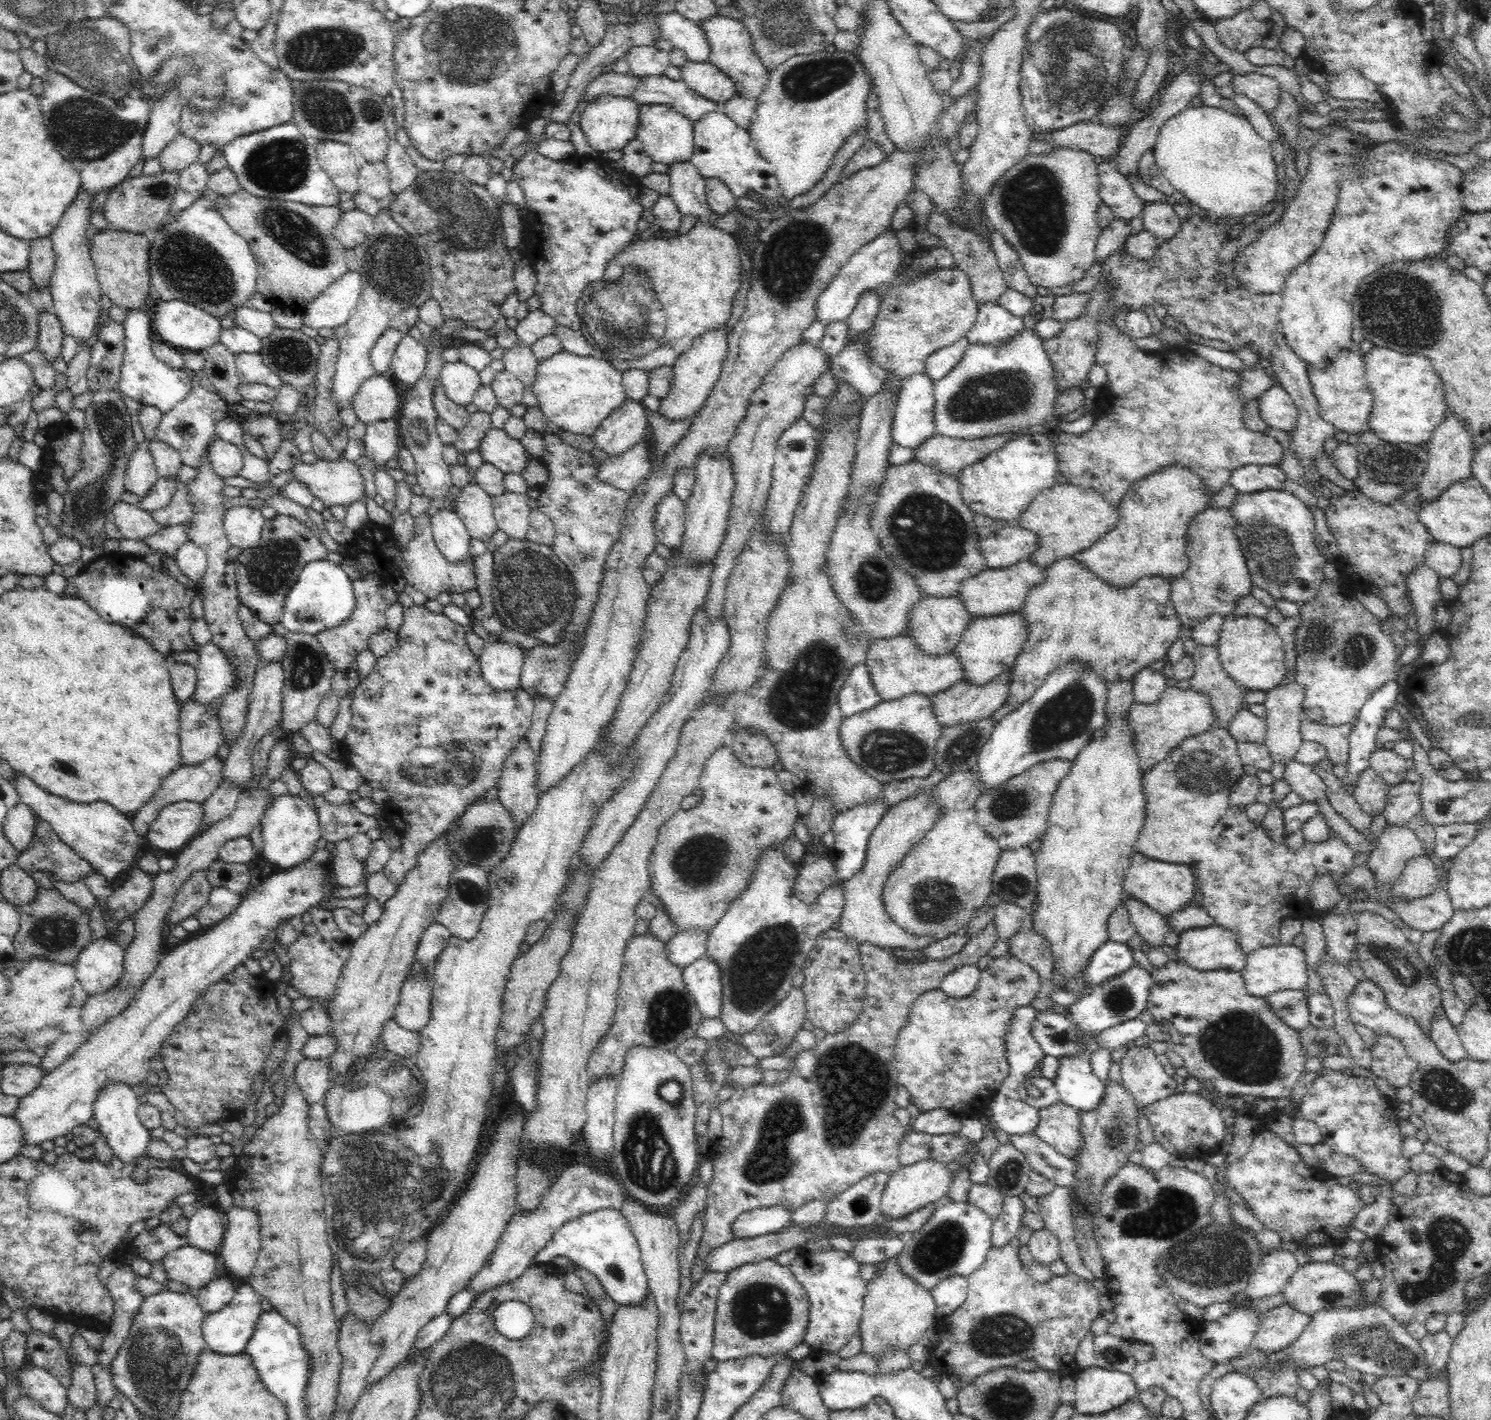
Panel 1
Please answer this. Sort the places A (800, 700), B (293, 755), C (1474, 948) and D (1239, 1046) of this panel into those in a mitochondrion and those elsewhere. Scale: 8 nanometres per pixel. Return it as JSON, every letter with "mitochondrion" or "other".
{"A":"mitochondrion","B":"other","C":"mitochondrion","D":"mitochondrion"}

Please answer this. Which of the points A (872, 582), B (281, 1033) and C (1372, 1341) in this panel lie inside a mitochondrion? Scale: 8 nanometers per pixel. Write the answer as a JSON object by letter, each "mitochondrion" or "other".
{"A":"mitochondrion","B":"other","C":"mitochondrion"}

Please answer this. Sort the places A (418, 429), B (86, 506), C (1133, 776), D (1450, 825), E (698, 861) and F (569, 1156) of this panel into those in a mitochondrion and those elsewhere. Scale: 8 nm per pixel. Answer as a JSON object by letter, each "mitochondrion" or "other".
{"A":"mitochondrion","B":"mitochondrion","C":"other","D":"other","E":"mitochondrion","F":"other"}

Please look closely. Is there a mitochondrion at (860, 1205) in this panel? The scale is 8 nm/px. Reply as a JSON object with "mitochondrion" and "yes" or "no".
{"mitochondrion":"yes"}

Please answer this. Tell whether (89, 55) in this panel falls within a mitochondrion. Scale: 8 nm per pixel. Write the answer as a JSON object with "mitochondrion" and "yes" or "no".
{"mitochondrion":"yes"}

